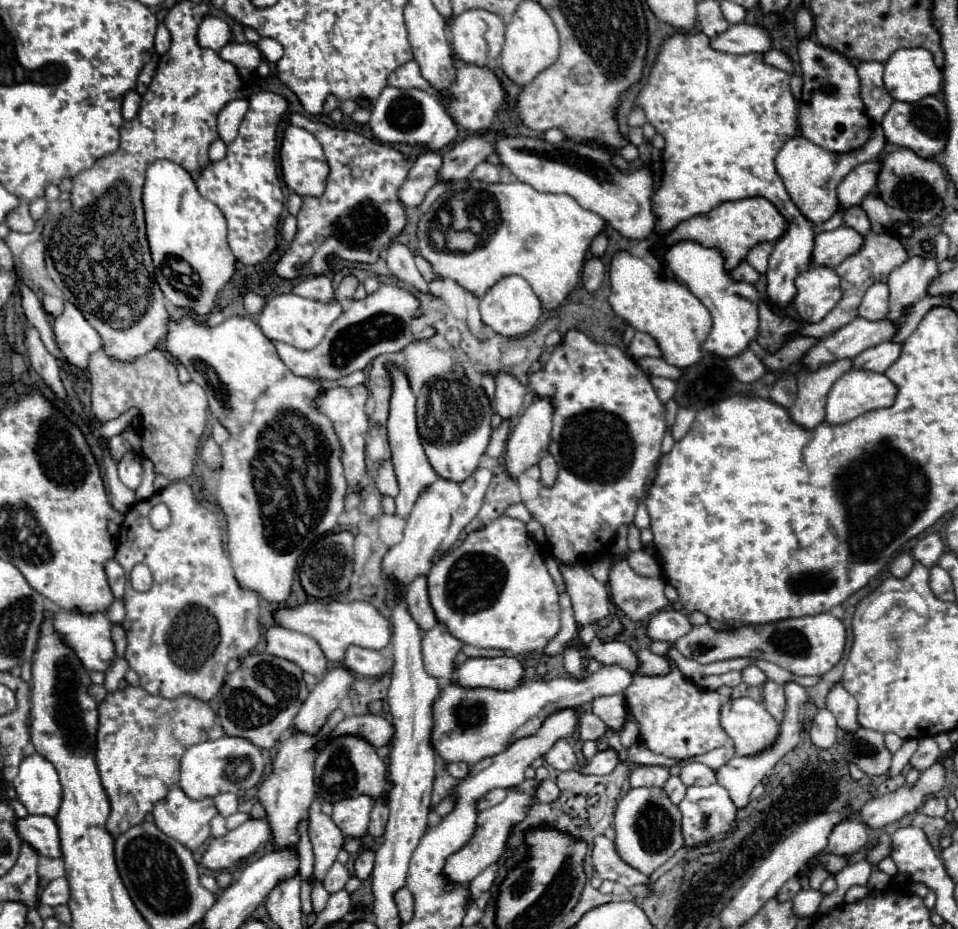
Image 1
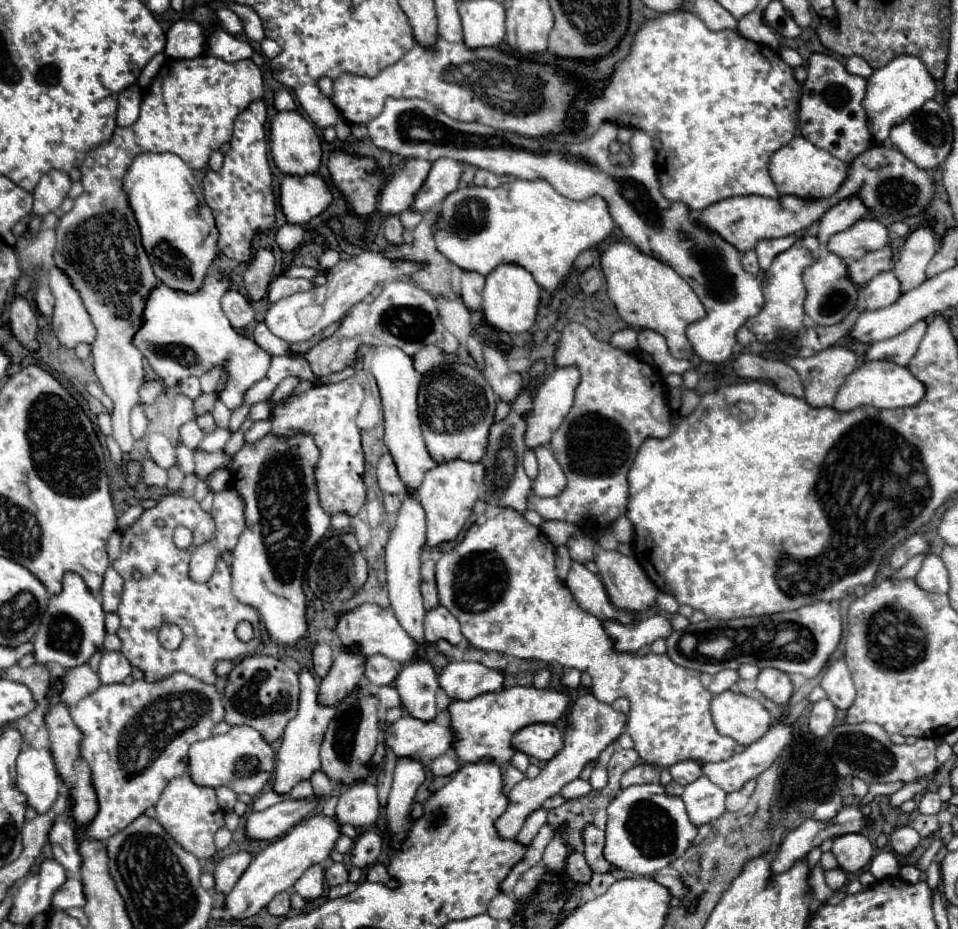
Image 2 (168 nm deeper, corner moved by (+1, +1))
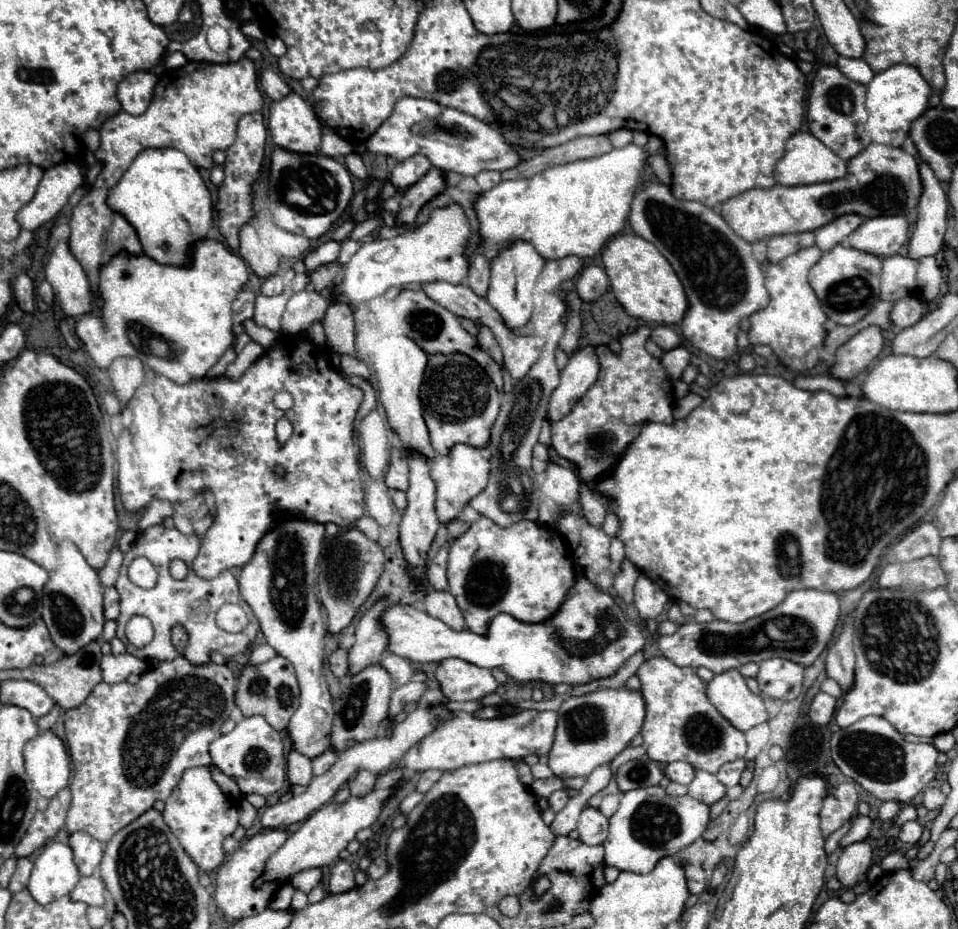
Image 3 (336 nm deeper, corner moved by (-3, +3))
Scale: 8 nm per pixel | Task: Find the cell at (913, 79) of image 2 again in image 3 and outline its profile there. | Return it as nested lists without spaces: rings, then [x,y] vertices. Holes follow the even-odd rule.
[[[894,65],[882,73],[876,73],[866,89],[868,89],[866,91],[866,109],[868,109],[866,133],[874,143],[900,147],[910,135],[910,125],[928,109],[932,87],[928,87],[928,83],[914,67]]]

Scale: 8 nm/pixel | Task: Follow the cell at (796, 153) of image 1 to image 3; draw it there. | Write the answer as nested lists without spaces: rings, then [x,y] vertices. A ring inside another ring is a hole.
[[[796,133],[786,143],[786,153],[776,163],[774,179],[780,185],[808,185],[808,183],[820,183],[820,181],[834,181],[842,179],[846,175],[846,161],[836,157],[824,143],[820,143],[812,133]]]

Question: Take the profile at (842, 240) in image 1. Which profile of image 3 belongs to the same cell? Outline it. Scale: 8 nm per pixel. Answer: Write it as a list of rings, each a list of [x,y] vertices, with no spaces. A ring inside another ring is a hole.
[[[888,215],[866,219],[850,237],[848,243],[860,251],[876,251],[876,255],[896,255],[908,241],[908,221],[904,215]]]

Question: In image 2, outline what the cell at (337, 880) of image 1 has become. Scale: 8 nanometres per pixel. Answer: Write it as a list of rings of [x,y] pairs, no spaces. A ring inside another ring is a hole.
[[[332,863],[328,869],[326,869],[326,883],[328,887],[336,887],[336,885],[342,885],[348,881],[348,871],[342,863]]]

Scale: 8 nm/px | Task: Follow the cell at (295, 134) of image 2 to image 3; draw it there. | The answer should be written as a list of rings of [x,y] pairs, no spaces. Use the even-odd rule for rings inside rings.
[[[294,91],[270,103],[268,129],[272,141],[288,151],[318,151],[322,123],[314,109]]]

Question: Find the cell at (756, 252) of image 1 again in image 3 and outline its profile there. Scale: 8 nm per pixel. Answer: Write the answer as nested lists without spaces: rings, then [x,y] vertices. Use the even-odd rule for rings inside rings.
[[[796,233],[796,235],[776,235],[768,239],[768,261],[778,263],[786,259],[788,255],[812,247],[814,245],[814,233]]]

